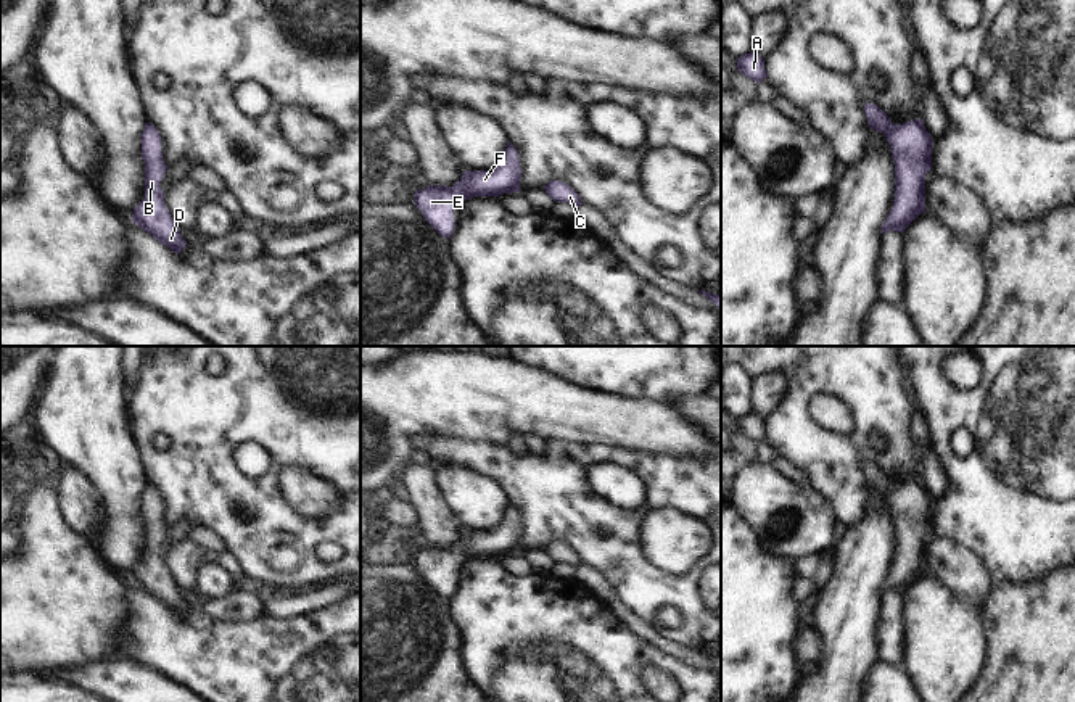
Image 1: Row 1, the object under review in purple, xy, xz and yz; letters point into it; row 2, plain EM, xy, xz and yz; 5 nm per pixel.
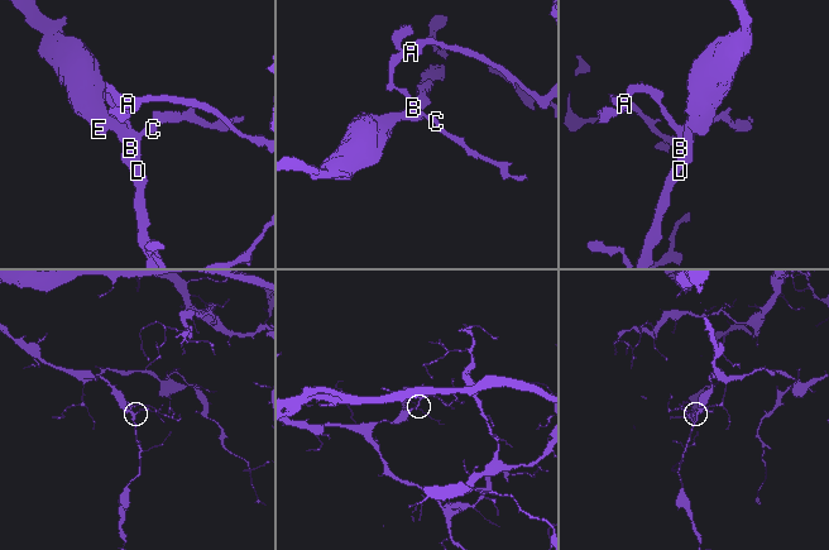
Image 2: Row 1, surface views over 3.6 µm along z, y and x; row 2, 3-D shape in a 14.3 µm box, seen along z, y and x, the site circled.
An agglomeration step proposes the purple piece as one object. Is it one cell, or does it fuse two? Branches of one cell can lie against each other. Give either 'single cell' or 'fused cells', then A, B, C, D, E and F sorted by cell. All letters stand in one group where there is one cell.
single cell | A B C D E F

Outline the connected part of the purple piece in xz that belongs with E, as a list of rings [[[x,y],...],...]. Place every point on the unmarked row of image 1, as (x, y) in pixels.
[[[507,502],[500,525],[489,531],[465,531],[452,546],[430,546],[415,551],[414,565],[422,572],[425,581],[443,597],[454,594],[454,567],[473,557],[499,557],[520,552],[521,528],[515,507]]]

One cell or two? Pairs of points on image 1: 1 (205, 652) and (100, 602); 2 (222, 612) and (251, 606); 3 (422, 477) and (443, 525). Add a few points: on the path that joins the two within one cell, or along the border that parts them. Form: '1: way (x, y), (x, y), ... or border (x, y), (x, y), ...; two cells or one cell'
1: border (129, 582), (113, 651); two cells
2: way (229, 609), (245, 606); one cell
3: way (424, 488), (435, 514); one cell

